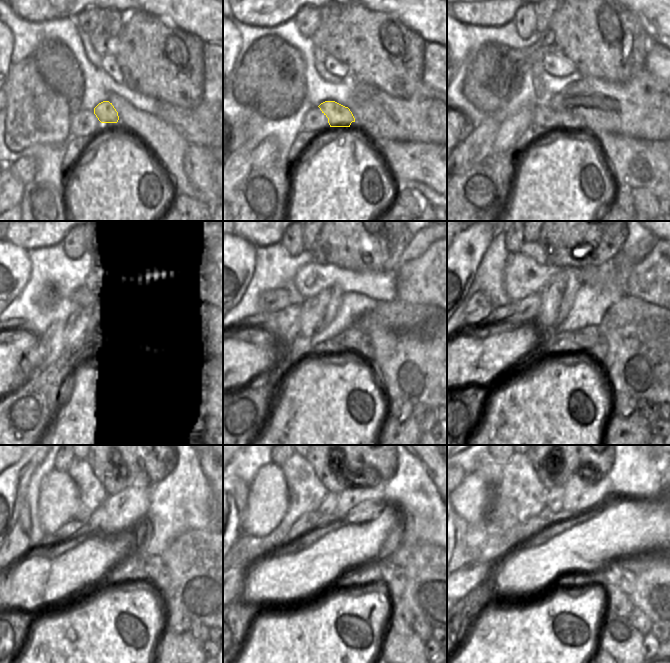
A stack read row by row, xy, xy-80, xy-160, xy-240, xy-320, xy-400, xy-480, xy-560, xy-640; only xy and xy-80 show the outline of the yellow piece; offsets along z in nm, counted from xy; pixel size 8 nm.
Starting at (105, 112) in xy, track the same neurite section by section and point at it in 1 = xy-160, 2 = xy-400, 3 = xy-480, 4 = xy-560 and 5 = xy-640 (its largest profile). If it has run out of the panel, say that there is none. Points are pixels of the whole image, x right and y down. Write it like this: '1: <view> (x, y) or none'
1: xy-160 (565, 120)
2: xy-400 (585, 338)
3: xy-480 (152, 564)
4: xy-560 (386, 568)
5: xy-640 (612, 573)

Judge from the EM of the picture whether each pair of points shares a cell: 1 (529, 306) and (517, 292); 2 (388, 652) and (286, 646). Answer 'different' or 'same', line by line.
1: different
2: different

